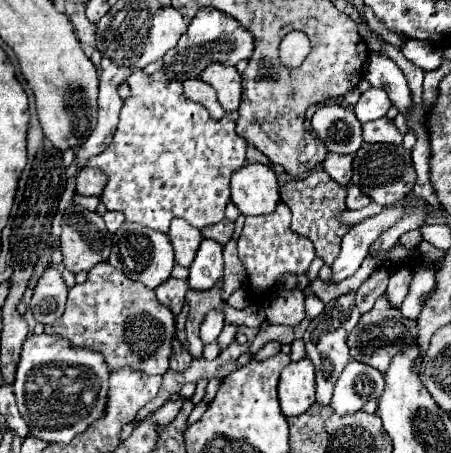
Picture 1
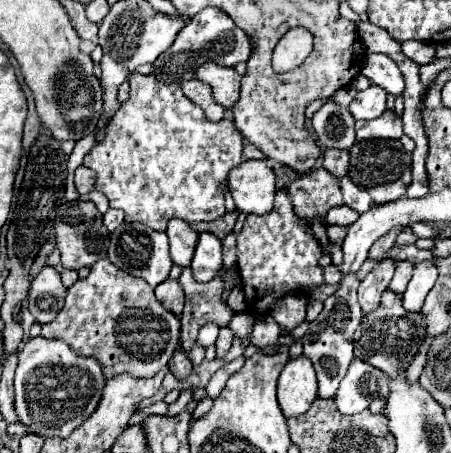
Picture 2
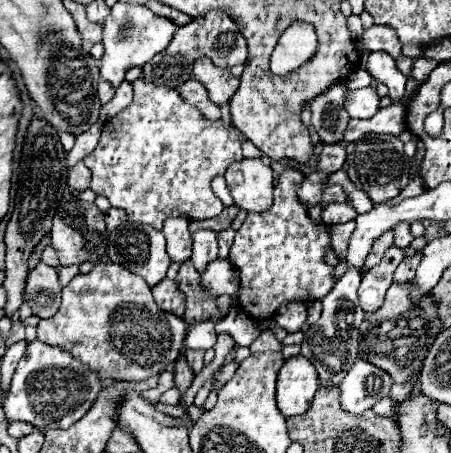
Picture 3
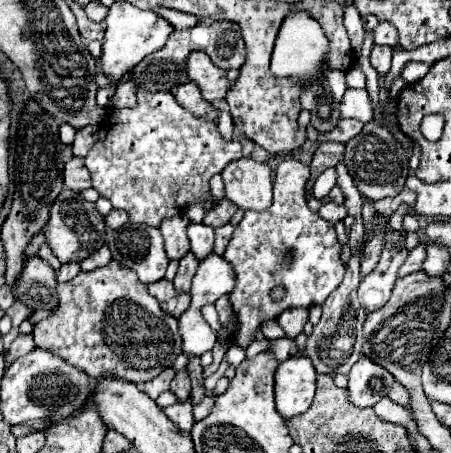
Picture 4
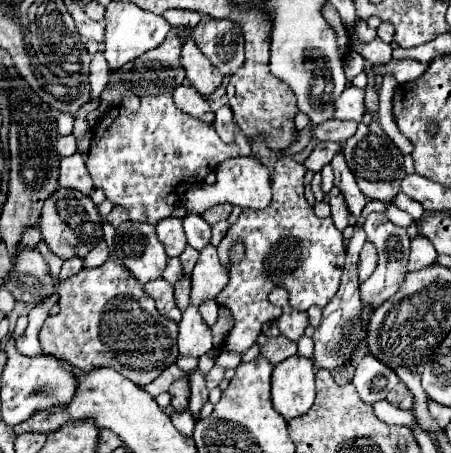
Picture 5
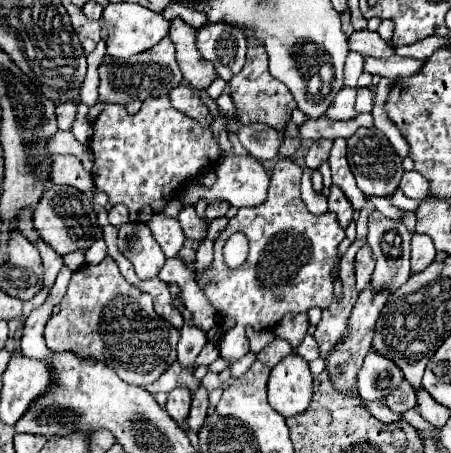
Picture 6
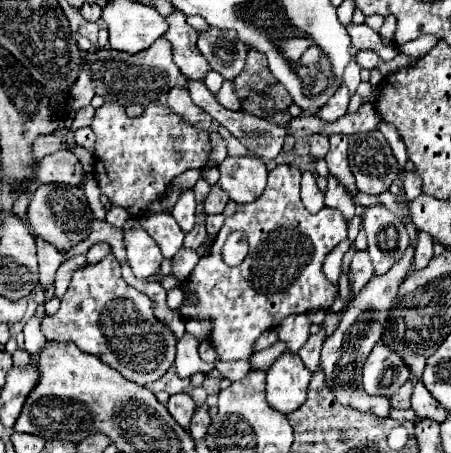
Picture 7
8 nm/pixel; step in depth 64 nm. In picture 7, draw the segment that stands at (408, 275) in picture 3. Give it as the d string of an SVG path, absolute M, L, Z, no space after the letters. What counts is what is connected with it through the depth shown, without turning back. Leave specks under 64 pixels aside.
M420 232L418 236L418 246L416 246L416 256L414 256L414 268L420 270L424 268L430 258L432 258L432 236L428 236L426 232Z

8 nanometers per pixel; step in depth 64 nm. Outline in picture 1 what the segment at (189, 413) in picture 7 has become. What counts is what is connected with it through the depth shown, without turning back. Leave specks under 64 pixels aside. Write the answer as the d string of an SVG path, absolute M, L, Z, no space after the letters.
M178 340L172 342L172 348L174 348L174 352L172 352L172 358L170 358L170 370L184 372L190 366L192 356L182 348L182 344Z

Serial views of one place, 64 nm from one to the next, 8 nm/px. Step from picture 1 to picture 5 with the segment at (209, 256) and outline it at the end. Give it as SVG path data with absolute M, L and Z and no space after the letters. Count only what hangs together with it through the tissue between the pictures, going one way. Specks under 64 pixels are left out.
M186 214L182 218L182 224L184 224L184 232L186 232L186 238L188 238L188 244L196 250L202 250L208 242L210 242L210 224L204 222L200 216L196 214Z

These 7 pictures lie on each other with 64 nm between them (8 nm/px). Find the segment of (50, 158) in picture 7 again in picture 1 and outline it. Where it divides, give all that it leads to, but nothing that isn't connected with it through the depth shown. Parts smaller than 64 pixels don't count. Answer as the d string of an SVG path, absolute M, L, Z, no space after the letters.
M82 168L76 176L76 192L82 196L100 196L106 176L96 168Z

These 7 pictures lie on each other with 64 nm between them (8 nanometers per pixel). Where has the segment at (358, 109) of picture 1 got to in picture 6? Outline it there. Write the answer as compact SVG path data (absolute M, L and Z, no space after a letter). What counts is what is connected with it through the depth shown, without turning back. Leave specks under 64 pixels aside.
M344 86L336 94L332 106L328 108L326 118L330 118L330 120L350 120L350 118L354 118L356 116L356 112L354 112L354 100L356 100L356 88Z

